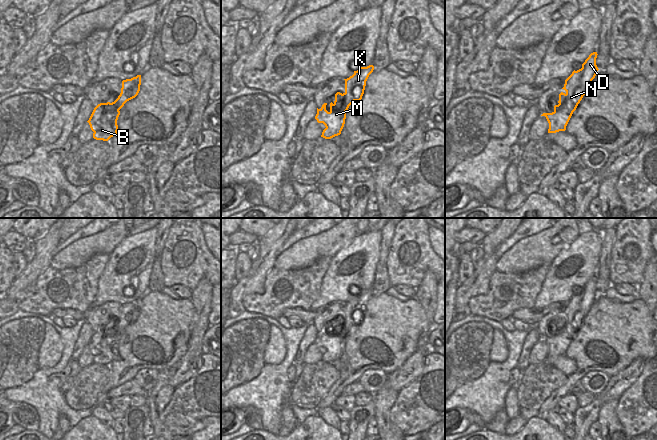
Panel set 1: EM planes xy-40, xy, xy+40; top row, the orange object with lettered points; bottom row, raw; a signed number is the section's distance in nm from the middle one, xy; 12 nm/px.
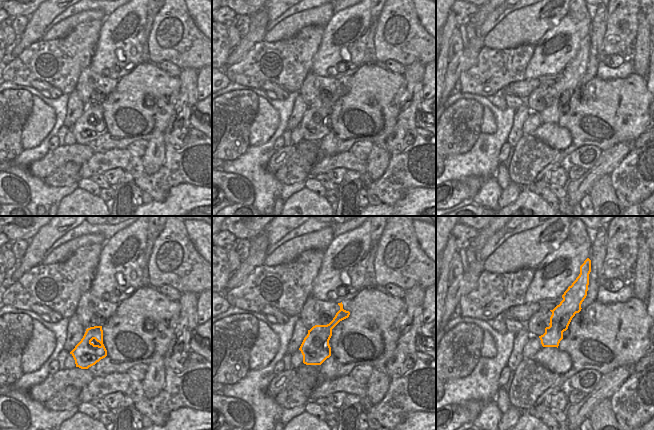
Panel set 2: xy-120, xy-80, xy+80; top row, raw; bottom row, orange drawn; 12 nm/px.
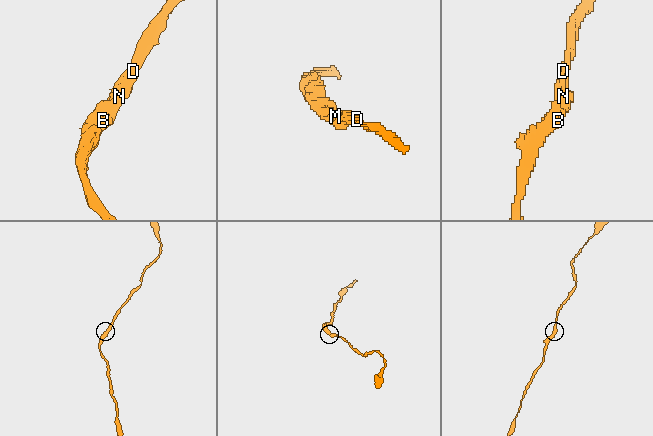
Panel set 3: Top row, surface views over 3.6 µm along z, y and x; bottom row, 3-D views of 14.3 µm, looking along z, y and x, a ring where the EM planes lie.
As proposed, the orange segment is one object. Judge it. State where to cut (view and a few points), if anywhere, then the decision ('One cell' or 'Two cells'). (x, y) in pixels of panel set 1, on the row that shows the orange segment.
No split. One cell

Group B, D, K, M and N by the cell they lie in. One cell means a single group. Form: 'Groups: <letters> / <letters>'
Groups: B D K M N

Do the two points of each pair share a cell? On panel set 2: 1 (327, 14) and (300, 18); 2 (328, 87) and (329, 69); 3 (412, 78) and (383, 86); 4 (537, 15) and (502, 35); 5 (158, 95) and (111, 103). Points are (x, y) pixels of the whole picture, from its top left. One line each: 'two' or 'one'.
1: one
2: two
3: two
4: one
5: one

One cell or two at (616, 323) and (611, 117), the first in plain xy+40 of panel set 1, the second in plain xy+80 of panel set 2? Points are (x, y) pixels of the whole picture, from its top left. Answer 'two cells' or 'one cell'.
one cell

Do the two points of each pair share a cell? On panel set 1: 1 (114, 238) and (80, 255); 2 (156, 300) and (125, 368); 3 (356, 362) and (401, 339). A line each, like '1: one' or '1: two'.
1: one
2: one
3: one

